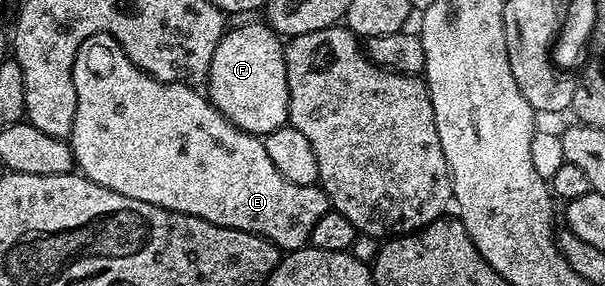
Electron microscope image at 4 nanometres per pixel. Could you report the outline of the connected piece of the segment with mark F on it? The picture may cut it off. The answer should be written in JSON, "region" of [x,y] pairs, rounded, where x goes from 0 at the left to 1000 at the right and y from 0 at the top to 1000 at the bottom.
{"region":[[[428,80],[372,108],[344,234],[340,332],[382,434],[435,483],[476,434],[476,290],[471,143],[441,80]]]}

